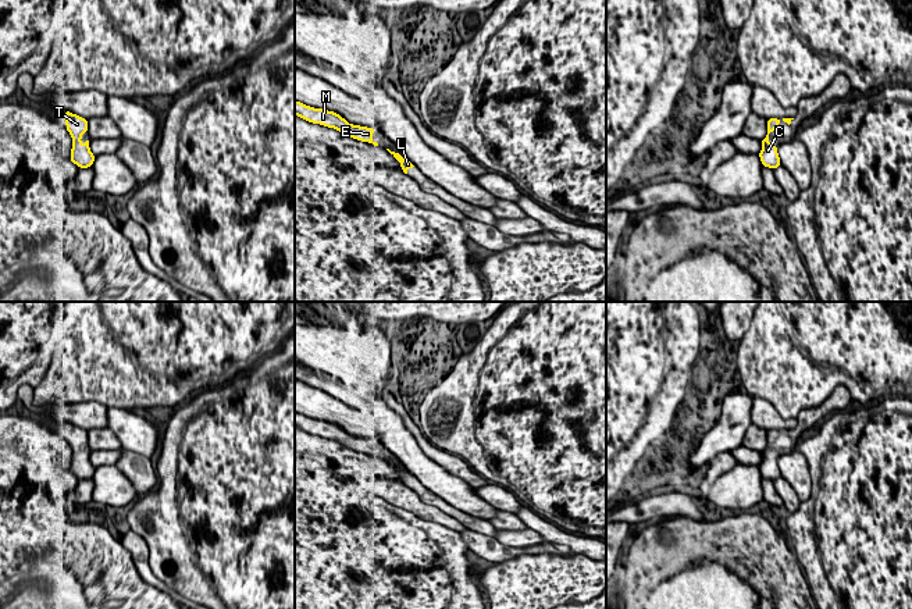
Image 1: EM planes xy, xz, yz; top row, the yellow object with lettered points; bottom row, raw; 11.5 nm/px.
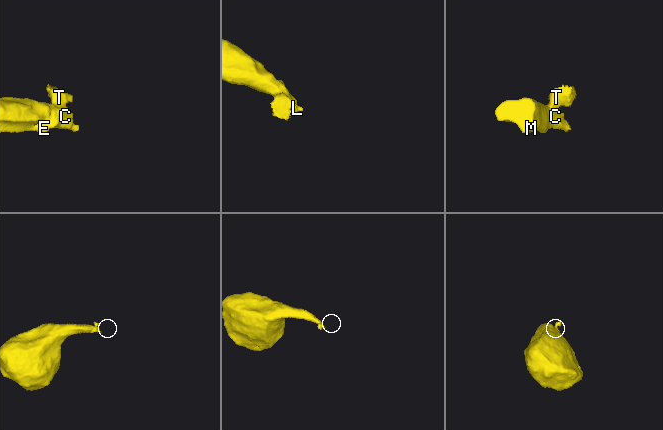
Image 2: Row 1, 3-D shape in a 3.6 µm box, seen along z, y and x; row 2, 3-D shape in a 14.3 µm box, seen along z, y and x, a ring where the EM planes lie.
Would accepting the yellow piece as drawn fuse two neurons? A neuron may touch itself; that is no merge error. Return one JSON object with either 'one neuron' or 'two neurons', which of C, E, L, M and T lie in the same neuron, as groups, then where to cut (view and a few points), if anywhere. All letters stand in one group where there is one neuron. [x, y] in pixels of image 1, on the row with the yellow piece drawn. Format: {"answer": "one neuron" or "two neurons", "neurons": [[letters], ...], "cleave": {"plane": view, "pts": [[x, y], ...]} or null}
{"answer": "one neuron", "neurons": [["C", "E", "L", "M", "T"]], "cleave": null}

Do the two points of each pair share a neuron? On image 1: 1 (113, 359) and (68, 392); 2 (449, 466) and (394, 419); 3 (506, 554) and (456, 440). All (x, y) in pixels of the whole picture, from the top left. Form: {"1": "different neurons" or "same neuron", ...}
{"1": "same neuron", "2": "different neurons", "3": "different neurons"}

